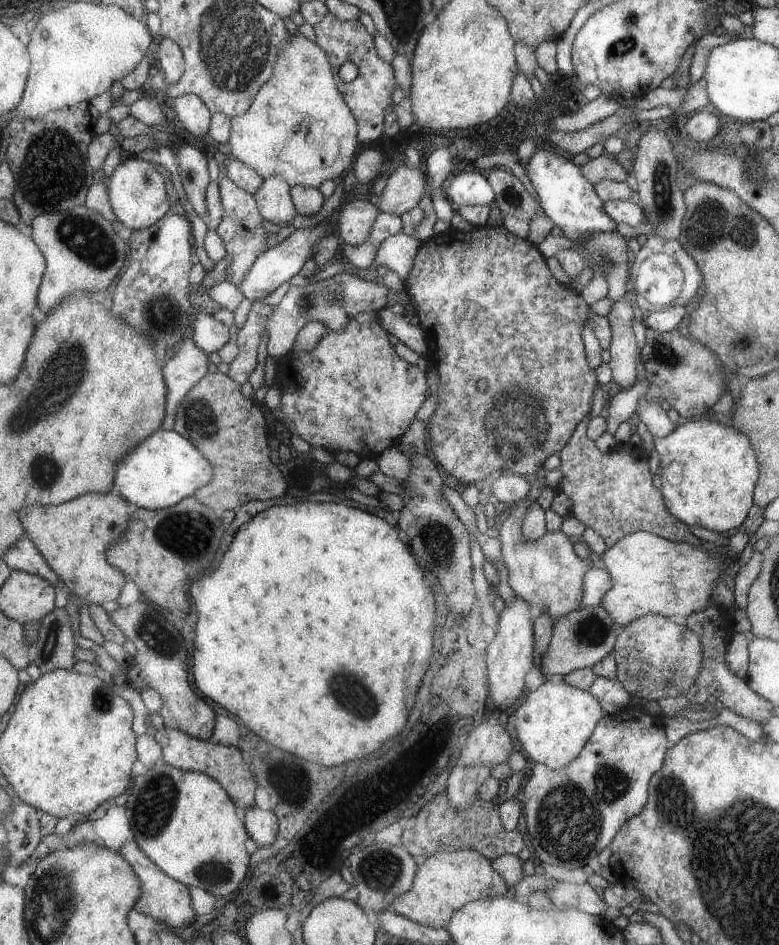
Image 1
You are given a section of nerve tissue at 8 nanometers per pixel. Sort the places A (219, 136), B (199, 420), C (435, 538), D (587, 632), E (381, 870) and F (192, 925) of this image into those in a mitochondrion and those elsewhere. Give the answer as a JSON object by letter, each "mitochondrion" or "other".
{"A":"other","B":"mitochondrion","C":"mitochondrion","D":"mitochondrion","E":"mitochondrion","F":"other"}

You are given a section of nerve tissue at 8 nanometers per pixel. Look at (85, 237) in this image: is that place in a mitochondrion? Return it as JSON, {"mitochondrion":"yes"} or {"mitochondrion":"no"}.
{"mitochondrion":"yes"}

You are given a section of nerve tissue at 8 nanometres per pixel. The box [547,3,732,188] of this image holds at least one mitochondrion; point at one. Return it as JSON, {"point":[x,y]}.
{"point":[625,44]}

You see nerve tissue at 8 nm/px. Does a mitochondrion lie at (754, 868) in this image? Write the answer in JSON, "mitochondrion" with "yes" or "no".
{"mitochondrion":"yes"}

